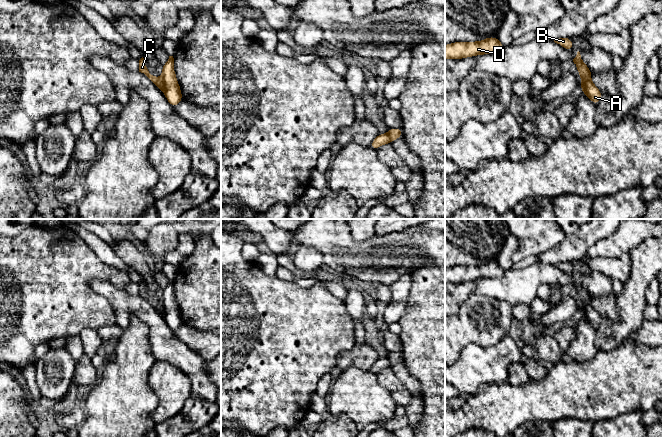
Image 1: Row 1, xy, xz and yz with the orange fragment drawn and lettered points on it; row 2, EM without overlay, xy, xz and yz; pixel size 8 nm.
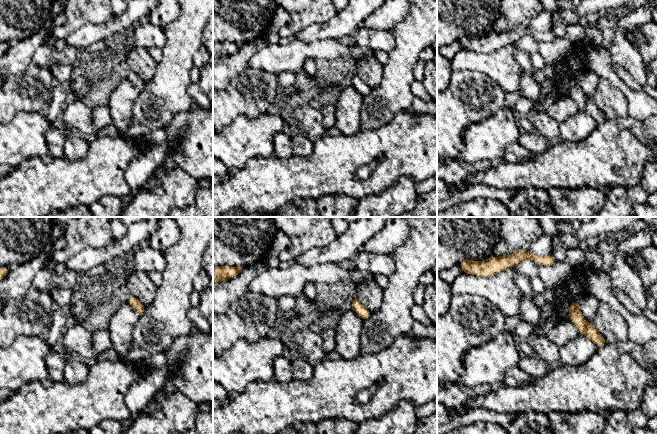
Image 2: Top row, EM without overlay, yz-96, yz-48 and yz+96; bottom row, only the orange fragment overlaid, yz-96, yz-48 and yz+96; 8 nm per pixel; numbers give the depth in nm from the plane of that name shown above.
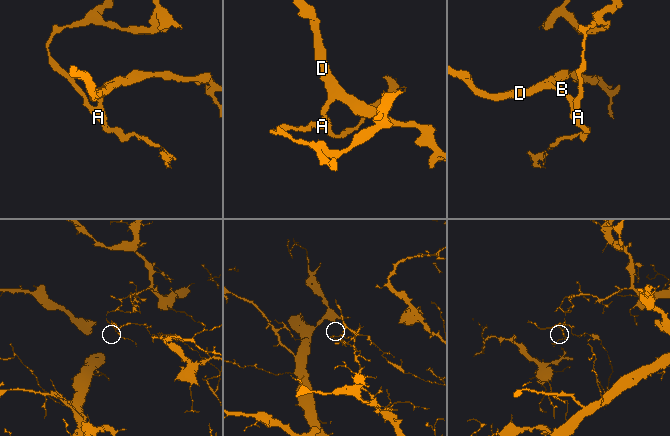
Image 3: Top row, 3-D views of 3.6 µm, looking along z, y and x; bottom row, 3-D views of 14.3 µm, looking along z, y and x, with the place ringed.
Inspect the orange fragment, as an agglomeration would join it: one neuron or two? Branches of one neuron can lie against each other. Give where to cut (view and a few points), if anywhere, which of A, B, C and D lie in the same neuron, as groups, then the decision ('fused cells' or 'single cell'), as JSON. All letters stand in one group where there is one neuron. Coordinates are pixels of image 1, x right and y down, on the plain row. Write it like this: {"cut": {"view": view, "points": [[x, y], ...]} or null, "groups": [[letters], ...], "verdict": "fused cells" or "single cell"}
{"cut": {"view": "yz", "points": [[590, 304], [585, 308], [585, 316], [587, 318]]}, "groups": [["A", "C"], ["B", "D"]], "verdict": "fused cells"}

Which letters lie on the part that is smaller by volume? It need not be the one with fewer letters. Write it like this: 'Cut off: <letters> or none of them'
Cut off: B, D

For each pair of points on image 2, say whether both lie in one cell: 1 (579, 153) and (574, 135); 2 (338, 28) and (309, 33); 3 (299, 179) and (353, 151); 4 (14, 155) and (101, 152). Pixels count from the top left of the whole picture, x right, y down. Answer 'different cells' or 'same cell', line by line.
1: different cells
2: same cell
3: same cell
4: different cells

